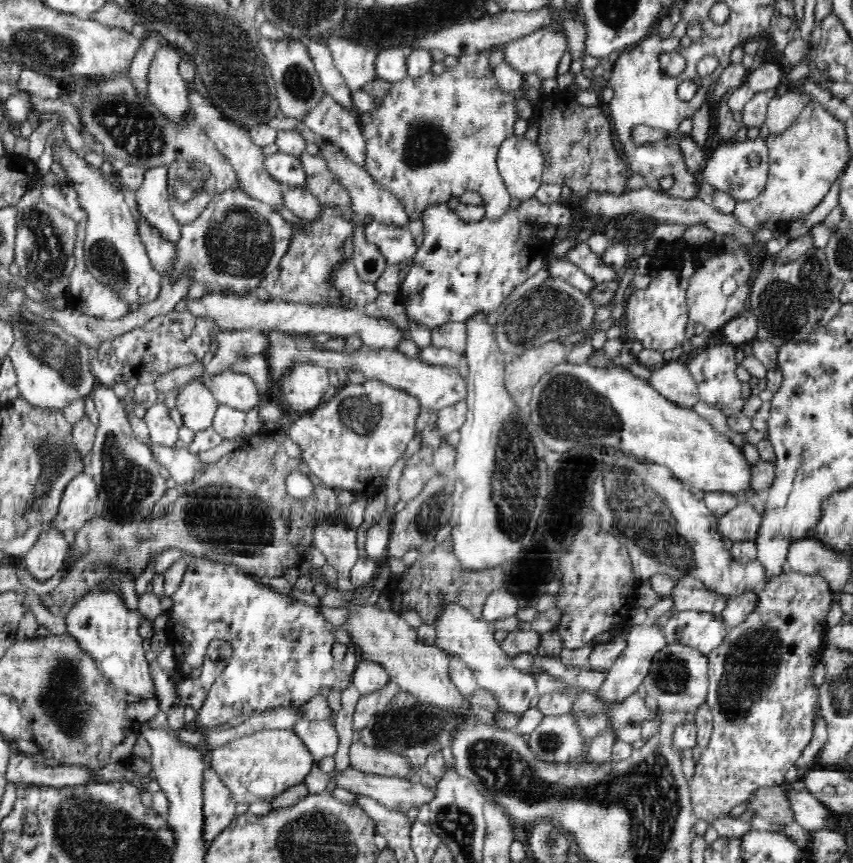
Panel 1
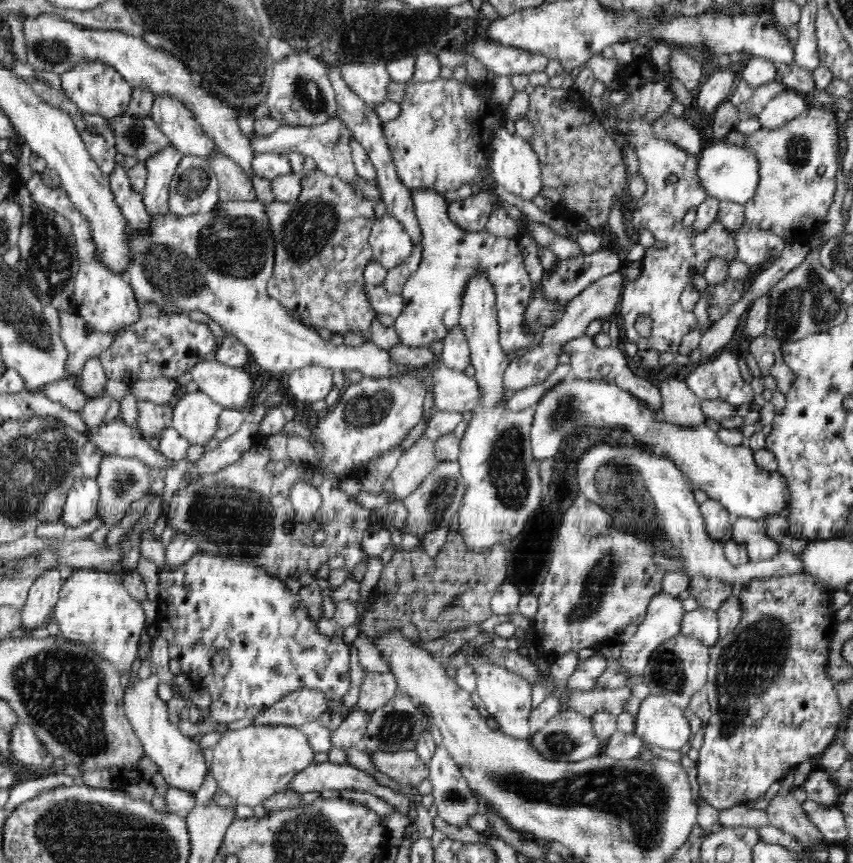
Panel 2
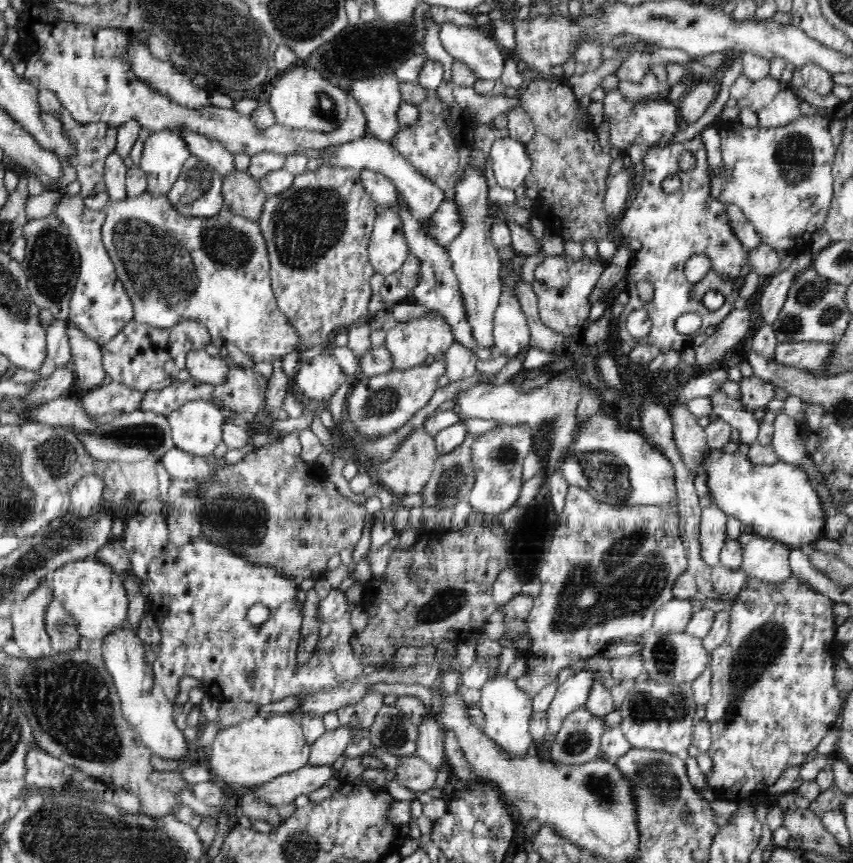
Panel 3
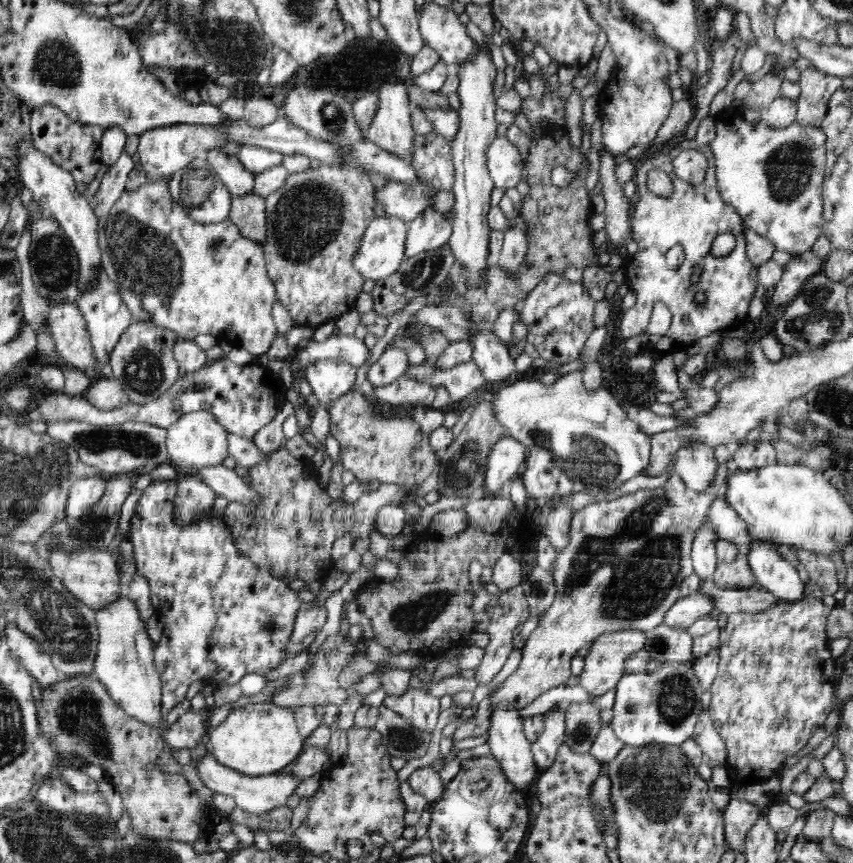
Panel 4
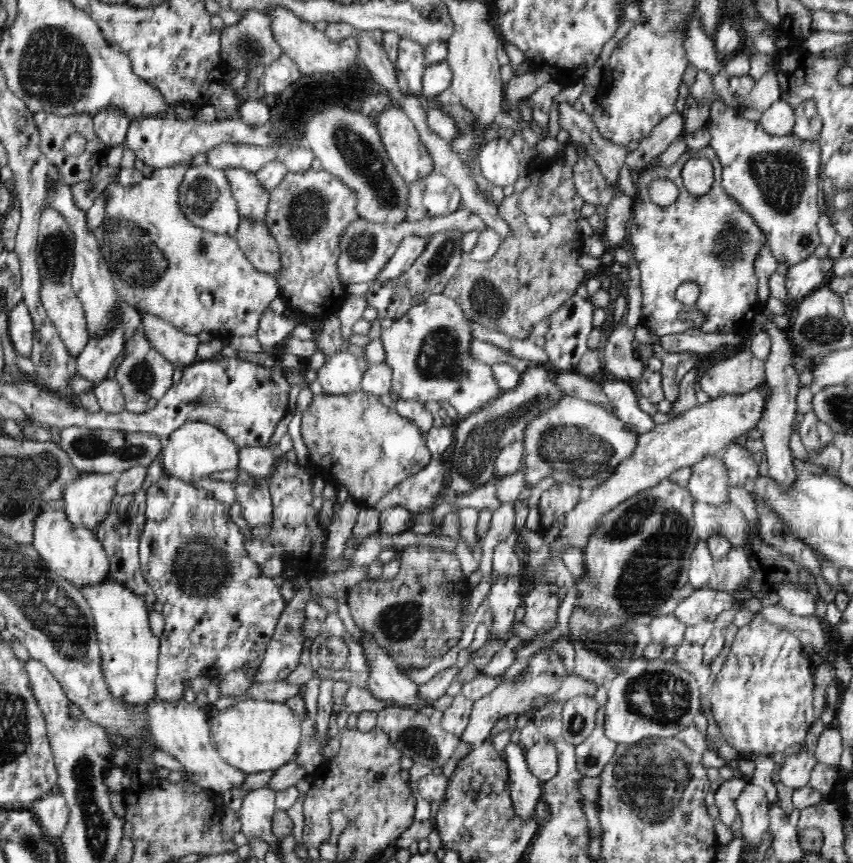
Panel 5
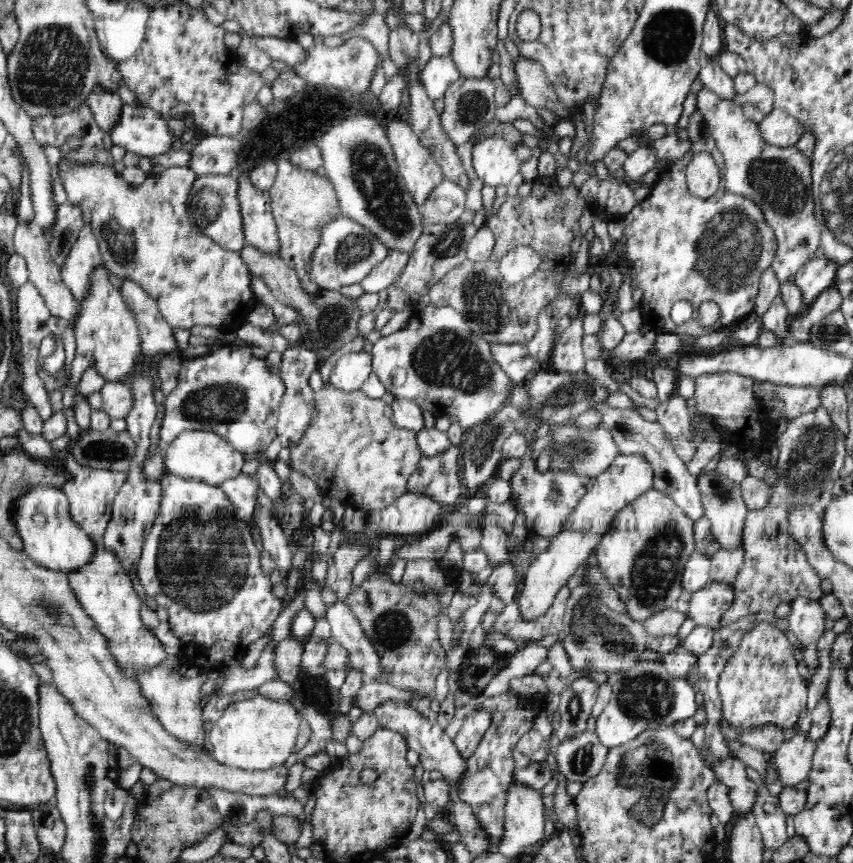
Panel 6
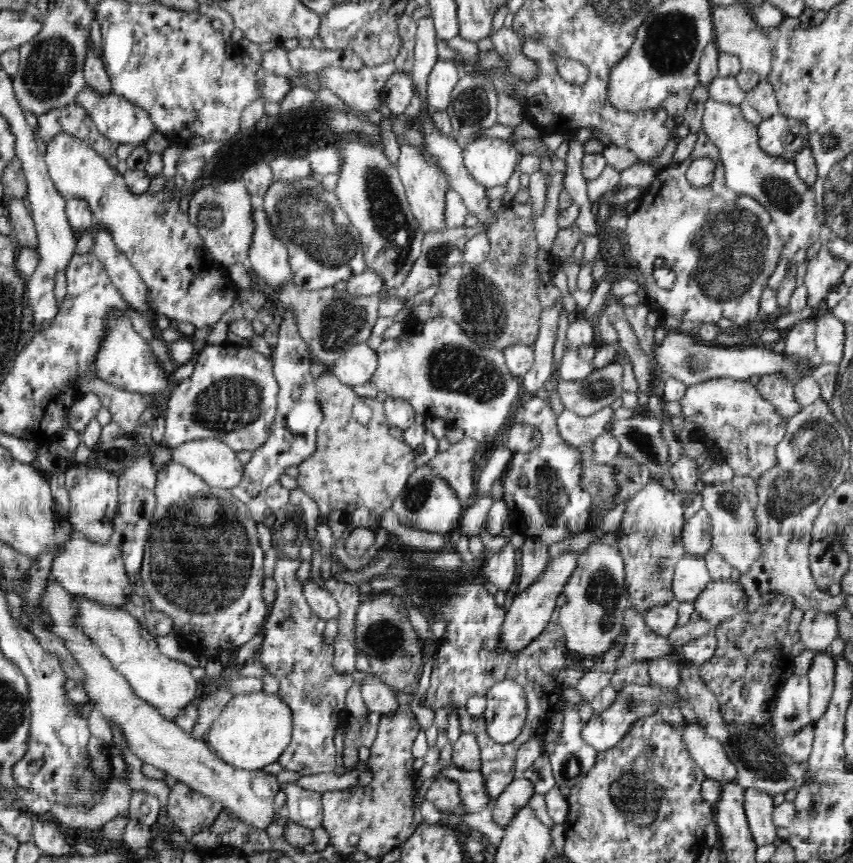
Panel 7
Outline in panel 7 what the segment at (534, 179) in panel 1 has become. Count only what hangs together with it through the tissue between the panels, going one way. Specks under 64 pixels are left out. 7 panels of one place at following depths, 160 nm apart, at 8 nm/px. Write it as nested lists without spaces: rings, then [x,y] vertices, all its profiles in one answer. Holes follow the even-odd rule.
[[[480,137],[462,147],[468,172],[486,189],[505,186],[522,156],[510,141],[496,137]]]

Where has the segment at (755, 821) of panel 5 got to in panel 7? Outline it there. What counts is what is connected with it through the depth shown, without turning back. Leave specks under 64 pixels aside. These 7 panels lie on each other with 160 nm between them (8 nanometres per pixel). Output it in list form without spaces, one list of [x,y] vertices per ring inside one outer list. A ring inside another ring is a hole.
[[[684,722],[682,741],[686,744],[690,757],[704,772],[704,775],[720,784],[736,783],[736,767],[728,759],[724,747],[717,739],[711,738],[698,722]]]

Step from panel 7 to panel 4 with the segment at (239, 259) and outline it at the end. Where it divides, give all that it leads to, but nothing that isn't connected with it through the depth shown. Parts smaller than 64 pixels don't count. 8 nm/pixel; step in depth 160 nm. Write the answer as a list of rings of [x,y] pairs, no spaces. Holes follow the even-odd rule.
[[[193,160],[190,164],[177,170],[168,181],[168,188],[173,201],[187,211],[187,215],[200,223],[222,223],[229,218],[231,211],[231,192],[217,178],[212,165],[206,160]]]

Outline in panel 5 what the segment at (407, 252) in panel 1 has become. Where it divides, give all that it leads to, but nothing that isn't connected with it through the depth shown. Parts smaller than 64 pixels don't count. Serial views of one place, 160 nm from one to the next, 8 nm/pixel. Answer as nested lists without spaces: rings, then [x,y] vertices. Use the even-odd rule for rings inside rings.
[[[464,208],[453,212],[449,216],[431,217],[416,222],[402,222],[394,225],[392,223],[372,223],[360,219],[346,228],[346,232],[342,232],[342,254],[338,260],[338,273],[342,283],[347,285],[358,283],[371,283],[377,280],[378,274],[382,272],[389,264],[390,258],[393,258],[398,250],[400,242],[405,237],[418,235],[420,237],[430,237],[436,232],[448,232],[448,230],[459,230],[464,234],[477,230],[479,233],[486,230],[486,223],[480,219],[474,212],[468,208]]]

